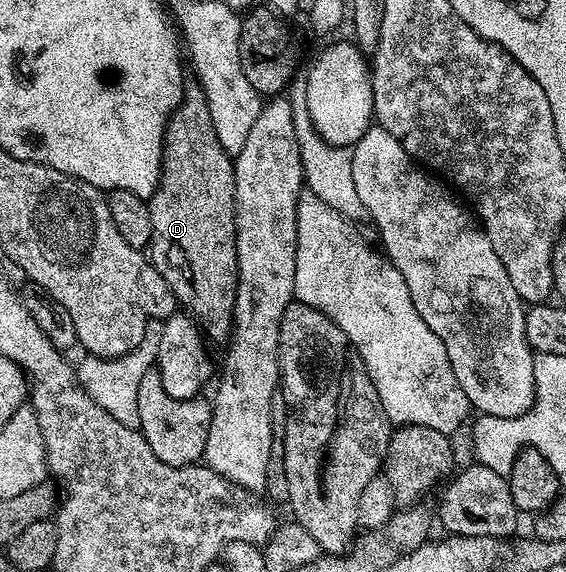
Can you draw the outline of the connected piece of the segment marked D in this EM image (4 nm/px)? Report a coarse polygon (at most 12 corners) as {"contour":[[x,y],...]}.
{"contour":[[200,86],[164,132],[151,267],[232,335],[236,165]]}

